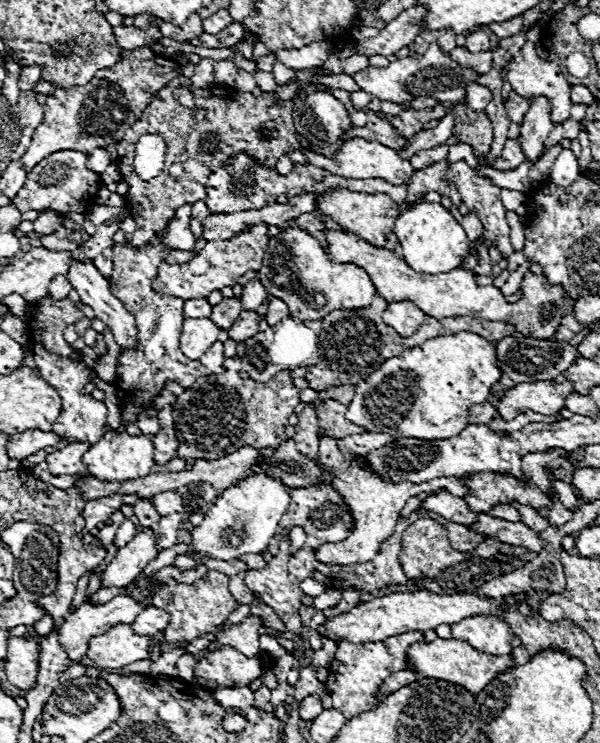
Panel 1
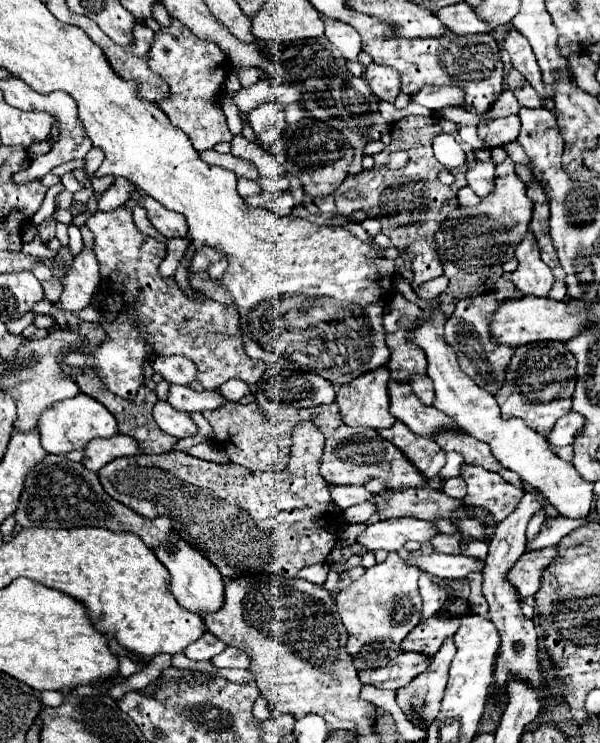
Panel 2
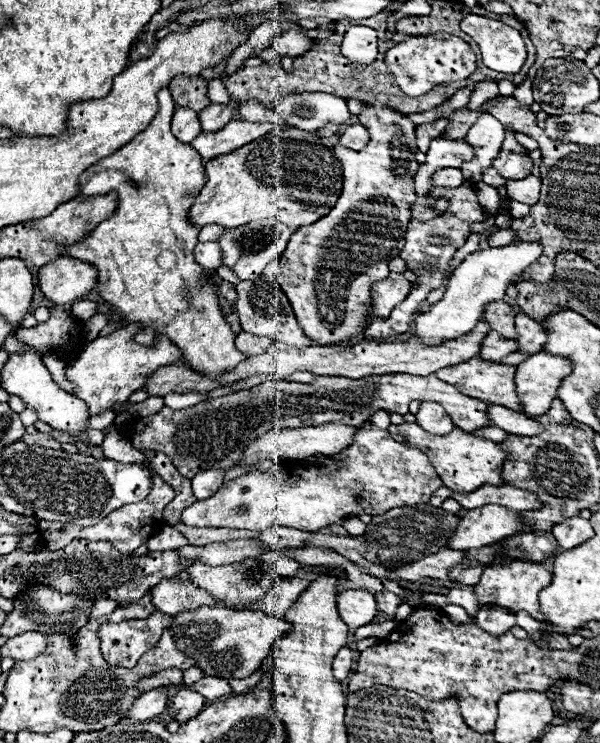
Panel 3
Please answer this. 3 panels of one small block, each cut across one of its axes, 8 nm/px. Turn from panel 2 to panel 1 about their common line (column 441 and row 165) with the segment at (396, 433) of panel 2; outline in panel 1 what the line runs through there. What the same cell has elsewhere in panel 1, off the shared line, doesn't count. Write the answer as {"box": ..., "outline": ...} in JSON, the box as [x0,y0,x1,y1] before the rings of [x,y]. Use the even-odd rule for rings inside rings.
{"box":[448,160,514,256],"outline":[[[458,160],[458,162],[450,162],[448,164],[448,178],[452,178],[452,184],[460,190],[460,198],[462,202],[474,210],[478,214],[478,218],[482,220],[484,224],[484,238],[486,238],[486,244],[496,240],[498,242],[498,248],[500,248],[500,254],[502,256],[510,256],[514,252],[512,244],[510,244],[510,226],[506,222],[506,208],[502,206],[502,200],[500,200],[500,188],[494,186],[490,182],[490,178],[486,176],[480,176],[474,168],[470,168],[464,160]]]}

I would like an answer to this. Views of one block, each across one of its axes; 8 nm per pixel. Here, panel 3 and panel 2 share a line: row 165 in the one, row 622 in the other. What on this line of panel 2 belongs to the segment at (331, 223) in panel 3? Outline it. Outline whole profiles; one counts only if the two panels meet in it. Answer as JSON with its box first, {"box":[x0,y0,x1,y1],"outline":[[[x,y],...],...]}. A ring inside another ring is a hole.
{"box":[336,552,422,670],"outline":[[[390,552],[384,562],[374,564],[360,580],[336,594],[340,620],[350,634],[348,652],[358,670],[380,668],[400,654],[400,642],[420,622],[422,600],[418,594],[418,578],[420,570],[416,566],[408,566],[396,552]]]}

